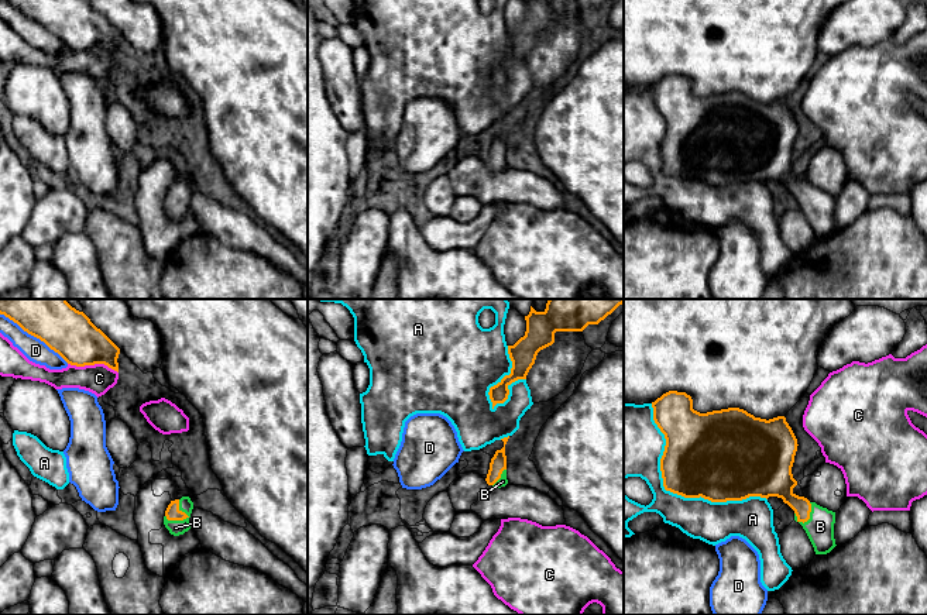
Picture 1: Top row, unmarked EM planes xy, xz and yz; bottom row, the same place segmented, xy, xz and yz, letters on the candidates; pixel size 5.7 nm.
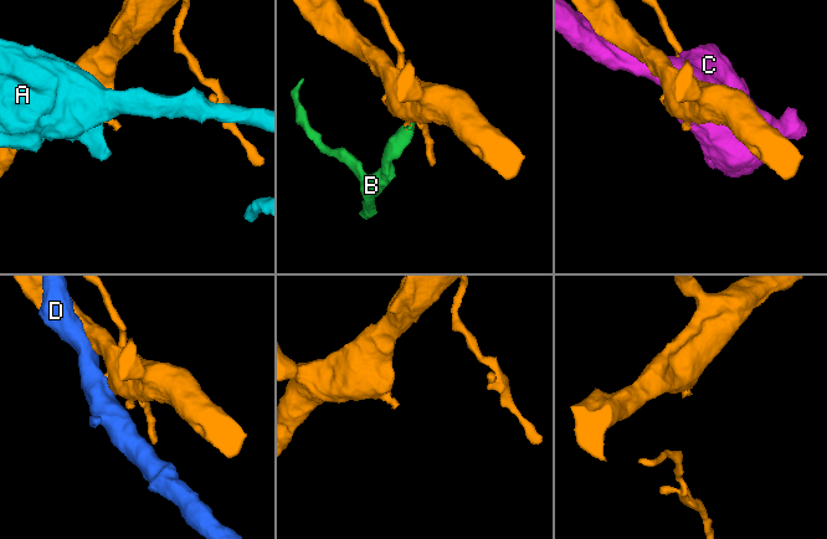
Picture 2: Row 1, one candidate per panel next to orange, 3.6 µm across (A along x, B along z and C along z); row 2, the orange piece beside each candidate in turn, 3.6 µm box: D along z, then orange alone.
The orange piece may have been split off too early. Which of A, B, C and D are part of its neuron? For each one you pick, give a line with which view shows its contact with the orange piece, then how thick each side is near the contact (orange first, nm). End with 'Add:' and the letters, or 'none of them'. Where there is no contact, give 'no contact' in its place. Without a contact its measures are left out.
B: contact in xy; calibres 90 and 90 nm
Add: B

